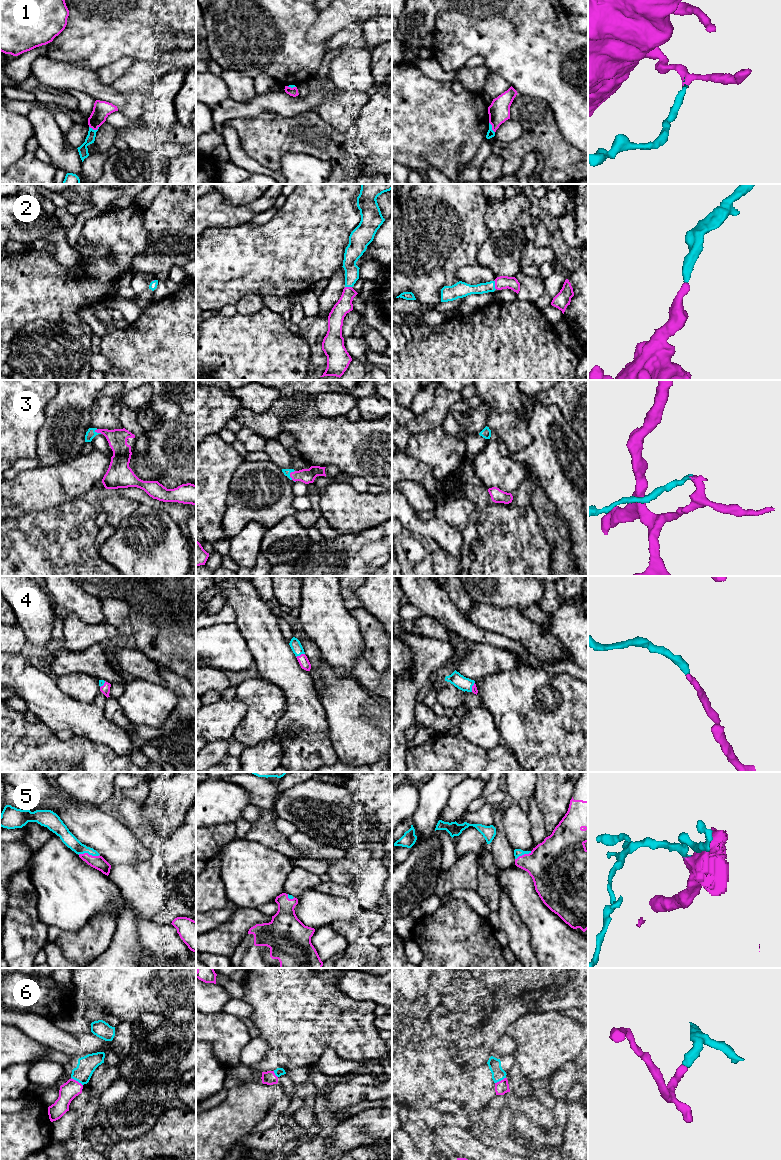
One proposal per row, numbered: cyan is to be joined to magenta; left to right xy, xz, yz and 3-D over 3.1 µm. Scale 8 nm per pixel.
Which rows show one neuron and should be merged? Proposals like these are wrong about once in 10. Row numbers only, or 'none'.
1, 2, 3, 4, 5, 6

